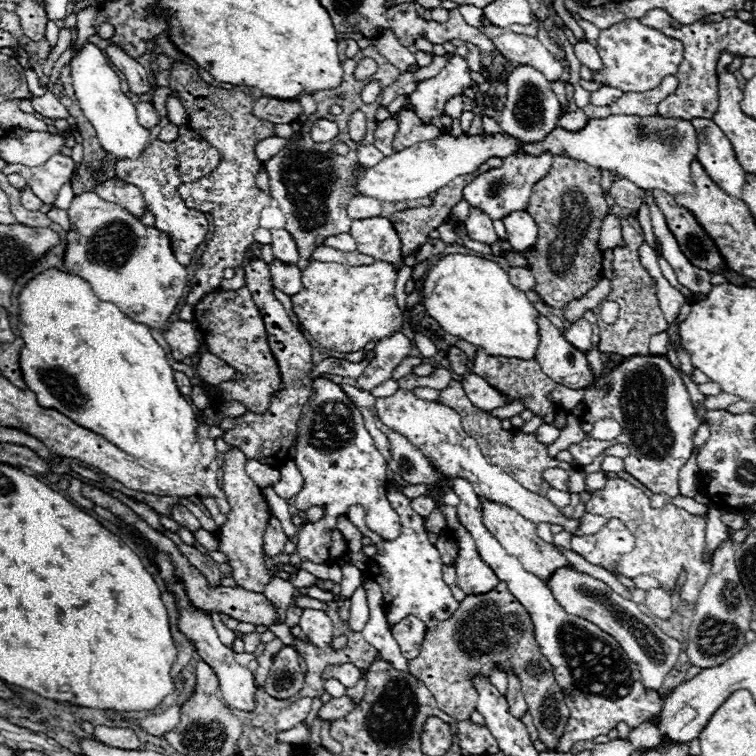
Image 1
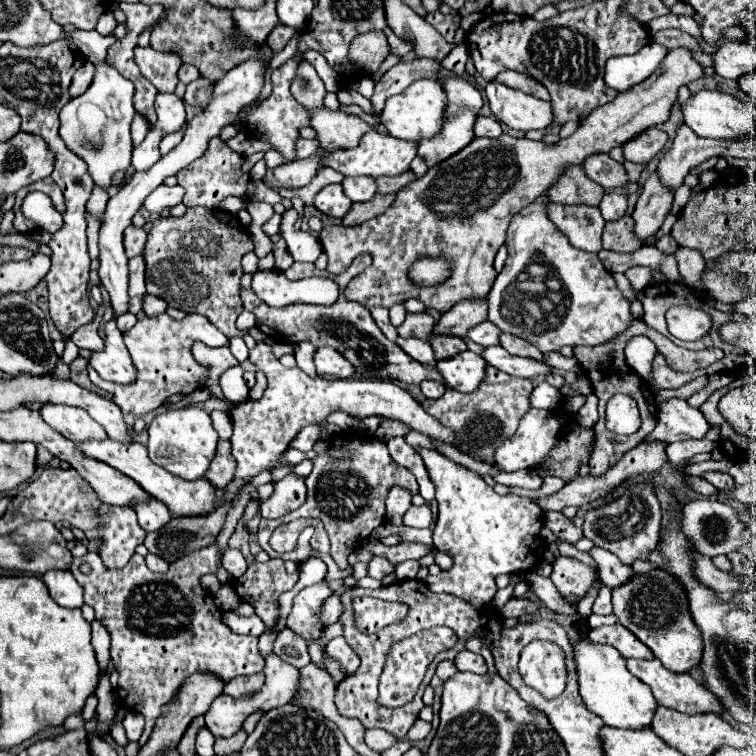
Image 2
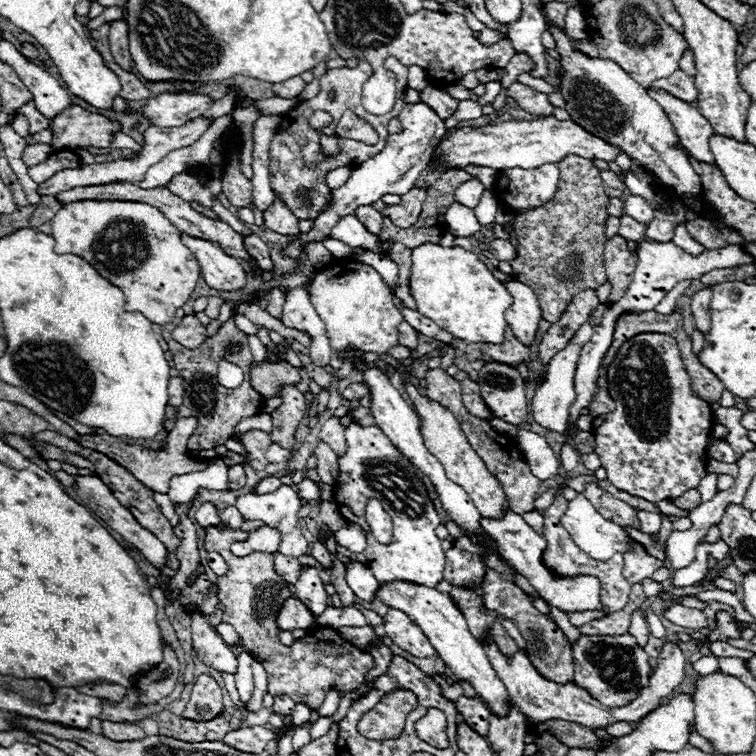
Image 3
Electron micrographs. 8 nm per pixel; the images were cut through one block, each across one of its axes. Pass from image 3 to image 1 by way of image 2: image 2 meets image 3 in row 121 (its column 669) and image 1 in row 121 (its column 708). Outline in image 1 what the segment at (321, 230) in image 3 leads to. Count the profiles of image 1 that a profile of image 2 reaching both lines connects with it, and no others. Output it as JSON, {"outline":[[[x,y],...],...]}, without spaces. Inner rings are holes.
{"outline":[[[452,56],[438,76],[420,82],[418,88],[410,94],[412,110],[424,122],[430,122],[430,118],[444,114],[446,102],[454,96],[462,96],[464,88],[470,88],[474,84],[470,72],[472,70],[468,68],[466,58]]]}

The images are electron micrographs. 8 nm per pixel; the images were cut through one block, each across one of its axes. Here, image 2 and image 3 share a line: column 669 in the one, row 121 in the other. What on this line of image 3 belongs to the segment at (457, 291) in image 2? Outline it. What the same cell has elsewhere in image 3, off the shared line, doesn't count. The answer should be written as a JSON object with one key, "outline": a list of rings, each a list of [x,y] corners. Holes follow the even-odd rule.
{"outline":[[[80,106],[66,108],[60,116],[56,116],[56,120],[50,122],[50,126],[54,130],[54,150],[72,150],[76,146],[108,148],[114,140],[114,134],[122,130],[118,122],[88,112]]]}

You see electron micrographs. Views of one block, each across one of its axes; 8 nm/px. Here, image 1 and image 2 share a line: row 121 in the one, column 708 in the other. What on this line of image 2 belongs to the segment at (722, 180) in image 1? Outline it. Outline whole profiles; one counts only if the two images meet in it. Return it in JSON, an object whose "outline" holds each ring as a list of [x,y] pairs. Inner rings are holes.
{"outline":[[[628,658],[626,664],[628,664],[628,670],[638,680],[642,680],[644,684],[650,686],[650,690],[652,690],[652,694],[654,694],[654,698],[656,698],[658,704],[662,704],[666,708],[674,708],[674,710],[686,712],[686,714],[696,714],[696,712],[714,712],[714,714],[720,714],[722,712],[722,706],[716,702],[716,698],[706,688],[702,688],[690,674],[686,674],[686,672],[684,674],[670,672],[656,658],[650,658],[650,660]]]}

